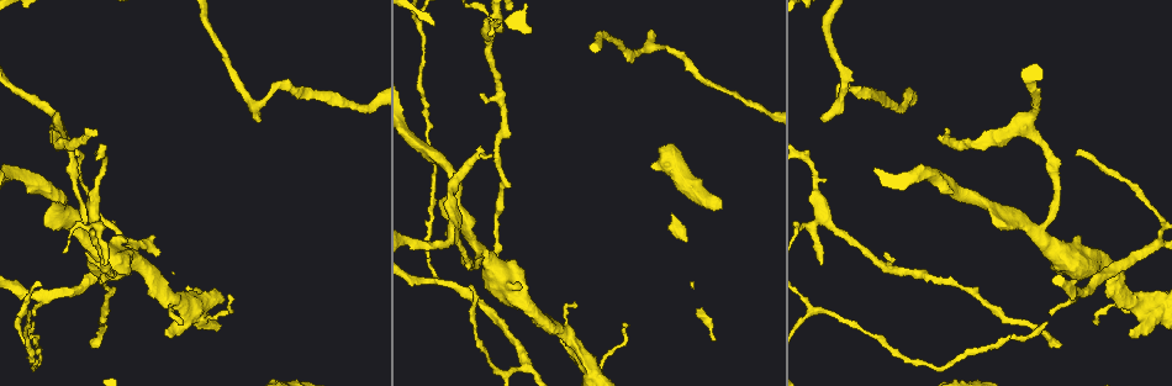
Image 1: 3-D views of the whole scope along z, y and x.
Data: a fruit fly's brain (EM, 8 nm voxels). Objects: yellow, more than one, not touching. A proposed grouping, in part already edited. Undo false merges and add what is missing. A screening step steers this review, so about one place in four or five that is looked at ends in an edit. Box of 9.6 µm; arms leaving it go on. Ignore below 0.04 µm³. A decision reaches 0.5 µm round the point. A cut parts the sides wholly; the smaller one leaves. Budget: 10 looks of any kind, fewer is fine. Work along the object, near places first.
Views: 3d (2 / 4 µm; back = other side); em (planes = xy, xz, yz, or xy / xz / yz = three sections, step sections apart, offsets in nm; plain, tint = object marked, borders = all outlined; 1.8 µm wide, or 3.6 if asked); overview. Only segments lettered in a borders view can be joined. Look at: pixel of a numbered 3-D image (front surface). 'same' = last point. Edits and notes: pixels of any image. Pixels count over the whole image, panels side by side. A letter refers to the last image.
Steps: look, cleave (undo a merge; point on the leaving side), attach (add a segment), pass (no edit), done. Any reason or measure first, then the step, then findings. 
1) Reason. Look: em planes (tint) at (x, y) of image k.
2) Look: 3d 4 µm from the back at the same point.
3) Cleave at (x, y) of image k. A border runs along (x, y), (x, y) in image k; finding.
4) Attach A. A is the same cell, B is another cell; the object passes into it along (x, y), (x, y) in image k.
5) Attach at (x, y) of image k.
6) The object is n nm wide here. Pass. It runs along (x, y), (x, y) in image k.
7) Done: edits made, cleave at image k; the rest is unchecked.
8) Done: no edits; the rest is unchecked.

Branch stops here. Look: em planes (tint) at (105, 265) of image 1.

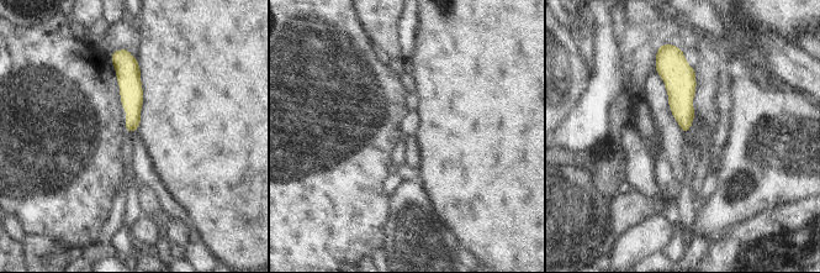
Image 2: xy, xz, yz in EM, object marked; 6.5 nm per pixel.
What lies round it. Look: em planes (borders) at the same point.

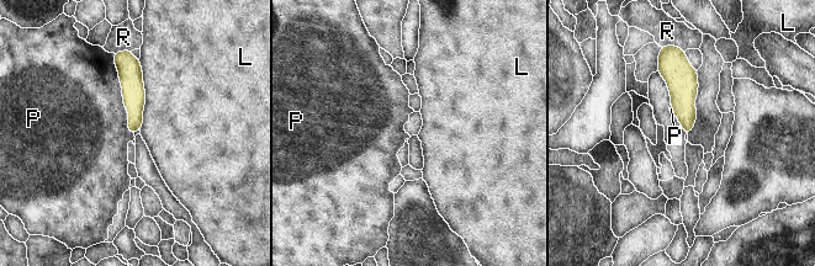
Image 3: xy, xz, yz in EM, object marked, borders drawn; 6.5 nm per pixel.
The longest contact is with P, 550 nm. Pass. L, P and R are other cells; it runs along (127, 62), (133, 91), (132, 129) in image 3; no lettered segment goes on from it.

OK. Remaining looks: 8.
An open end. Look: em planes (tint) at (96, 131) of image 1.

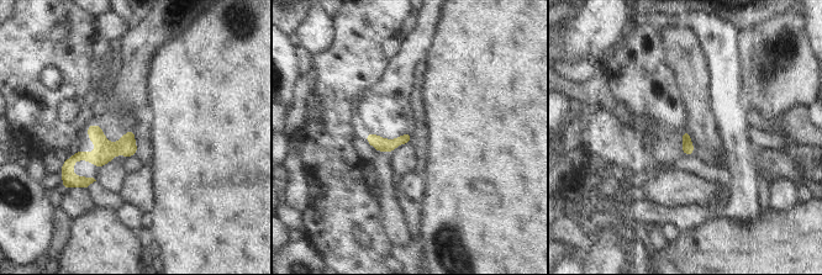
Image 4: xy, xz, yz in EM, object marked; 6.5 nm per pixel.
Look: em planes (borders) at the same point.

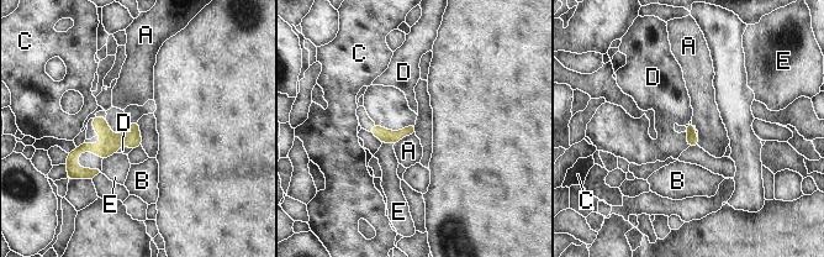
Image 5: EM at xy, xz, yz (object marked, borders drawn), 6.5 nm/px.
The longest contact is with A, 170 nm. Attach D. D is the same cell, A, B, C and E are other cells; the neuron continues.

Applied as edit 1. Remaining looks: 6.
Branch stops here. Look: em xy step 16 (tint) at (444, 215) of image 1.

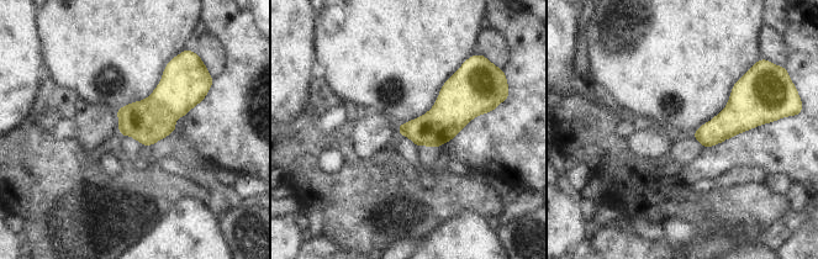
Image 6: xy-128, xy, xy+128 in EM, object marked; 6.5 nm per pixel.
Look: em planes (borders) at the same point.

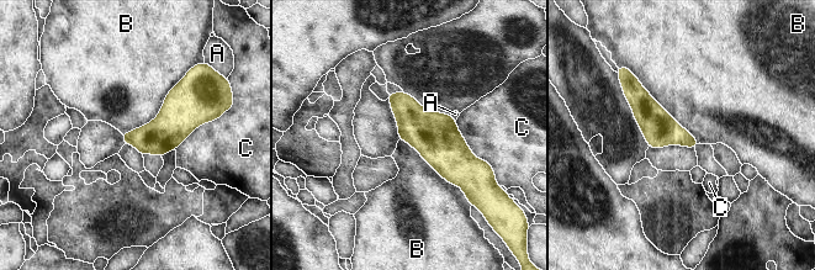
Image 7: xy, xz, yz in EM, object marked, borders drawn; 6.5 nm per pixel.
The longest contact is with B, 600 nm. Pass. A, B and C are other cells; none of them fits.

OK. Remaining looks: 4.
An open end. Look: 3d 4 µm at (169, 338) of image 1.

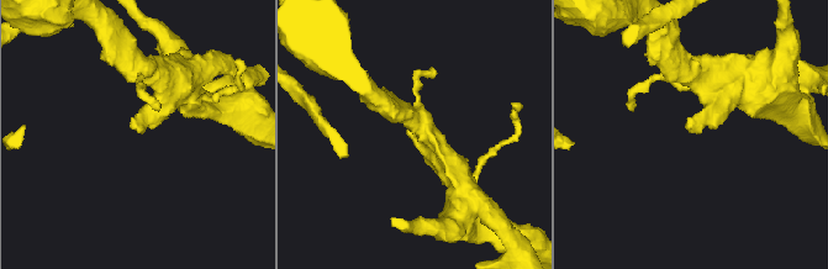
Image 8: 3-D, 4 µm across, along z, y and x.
Look: em yz step 4 (tint) at (688, 128) of image 8.

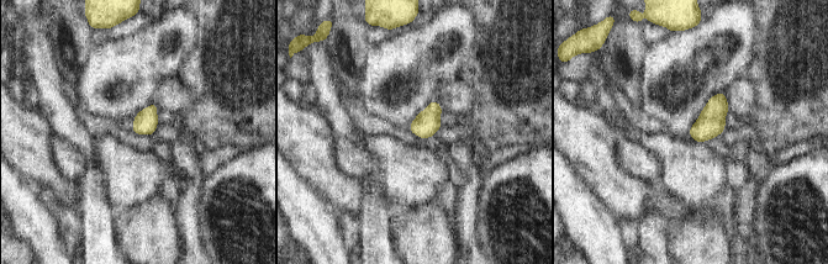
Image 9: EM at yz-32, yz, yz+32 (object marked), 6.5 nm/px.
Cut it another way. Look: em planes (borders) at the same point.

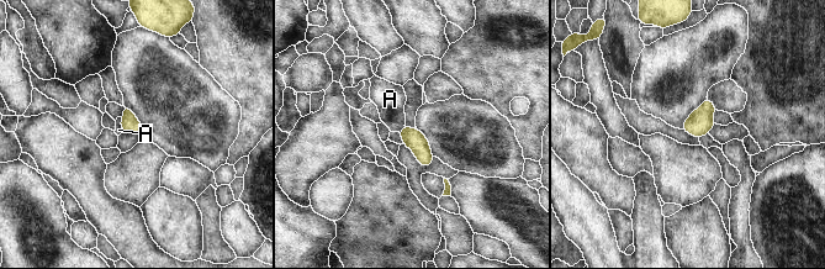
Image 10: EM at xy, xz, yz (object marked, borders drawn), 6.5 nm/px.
Attach A. A is the same cell; the object passes into it along (130, 124), (121, 125), (119, 130) in image 10; it goes on there.

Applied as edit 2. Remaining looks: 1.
Done: edits made, attach at image 5, attach at image 10; the rest is unchecked.

